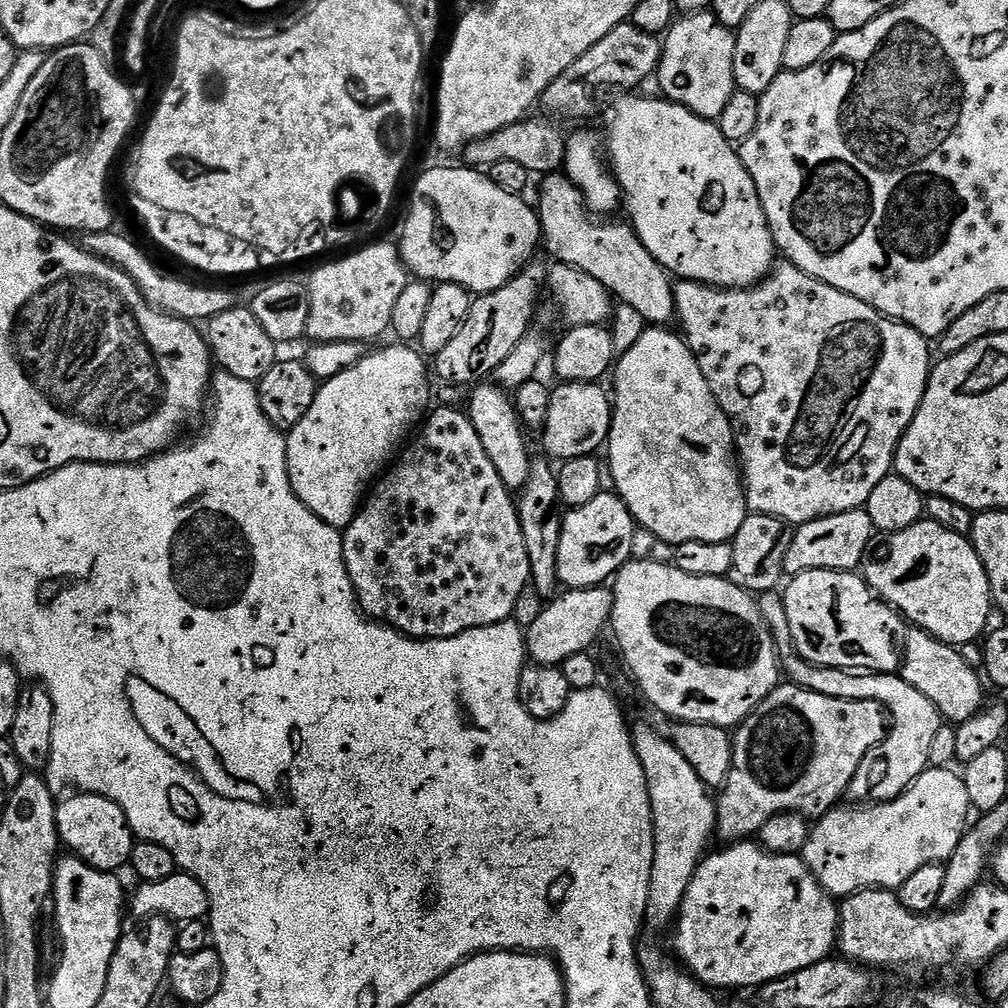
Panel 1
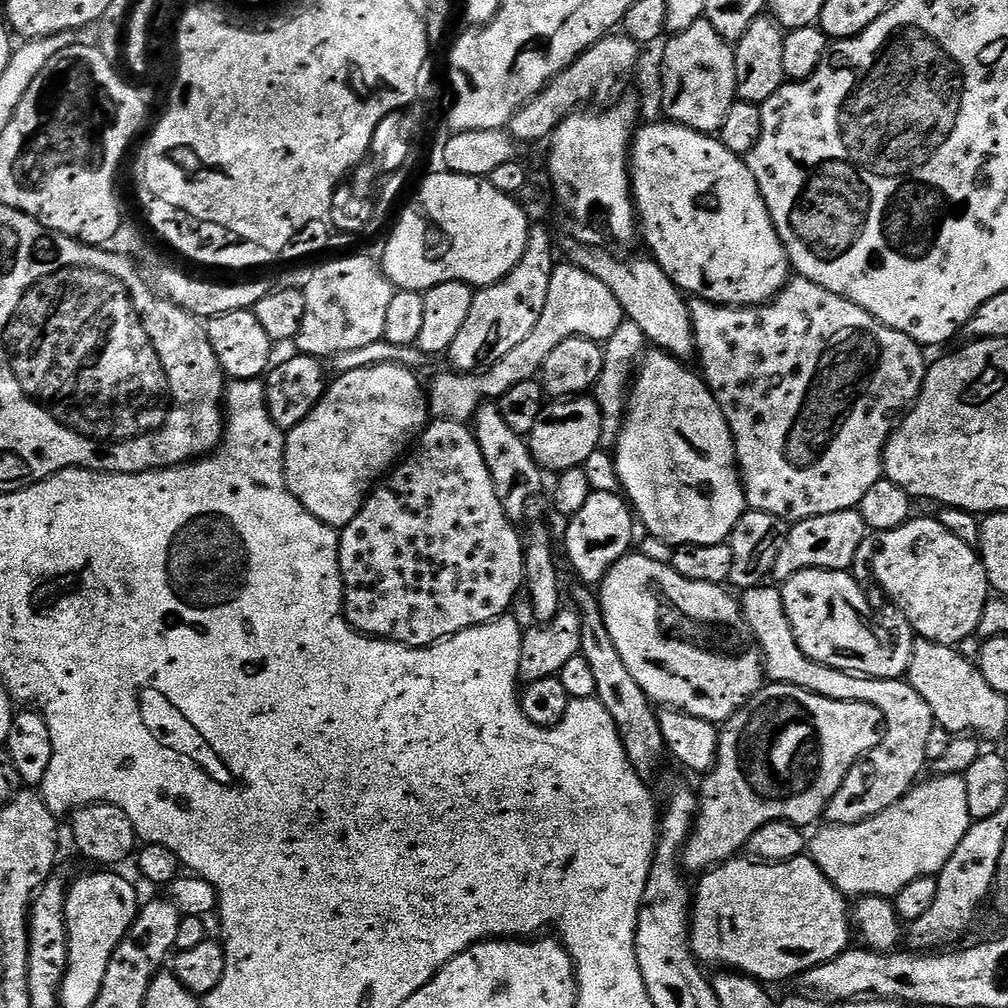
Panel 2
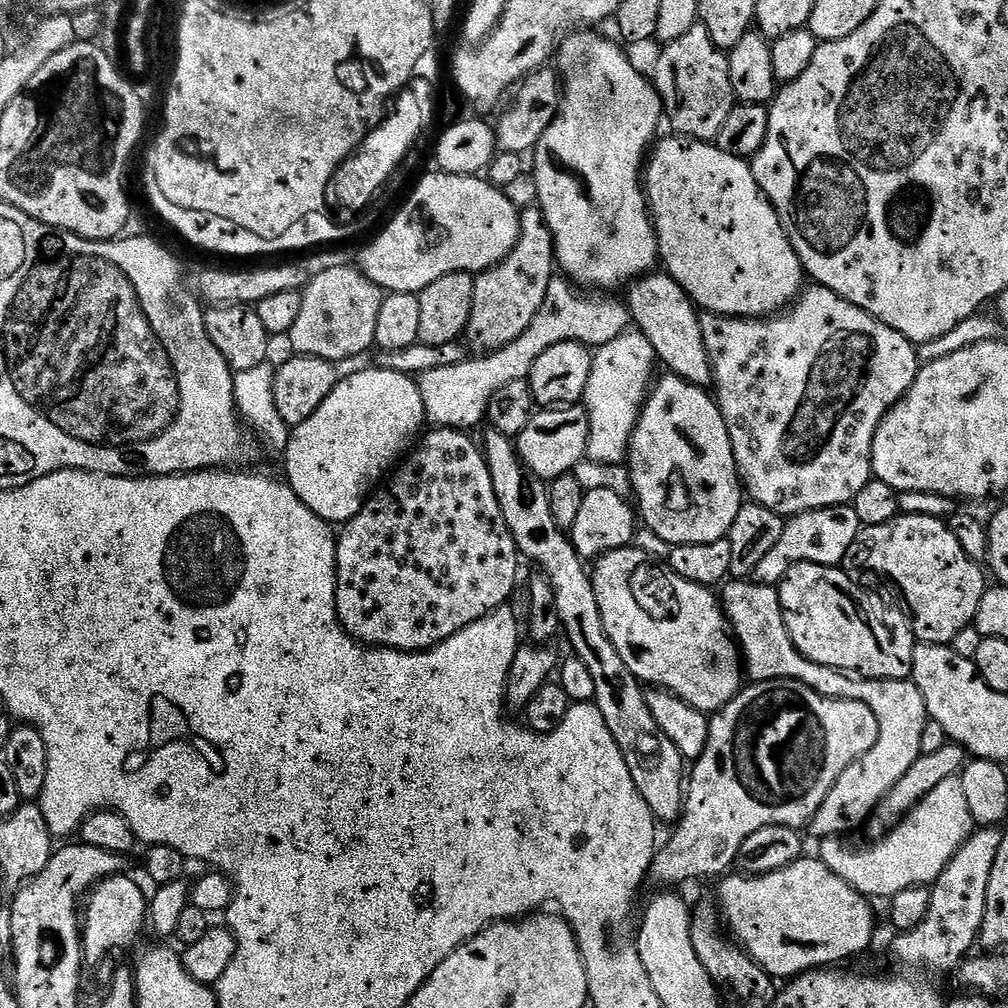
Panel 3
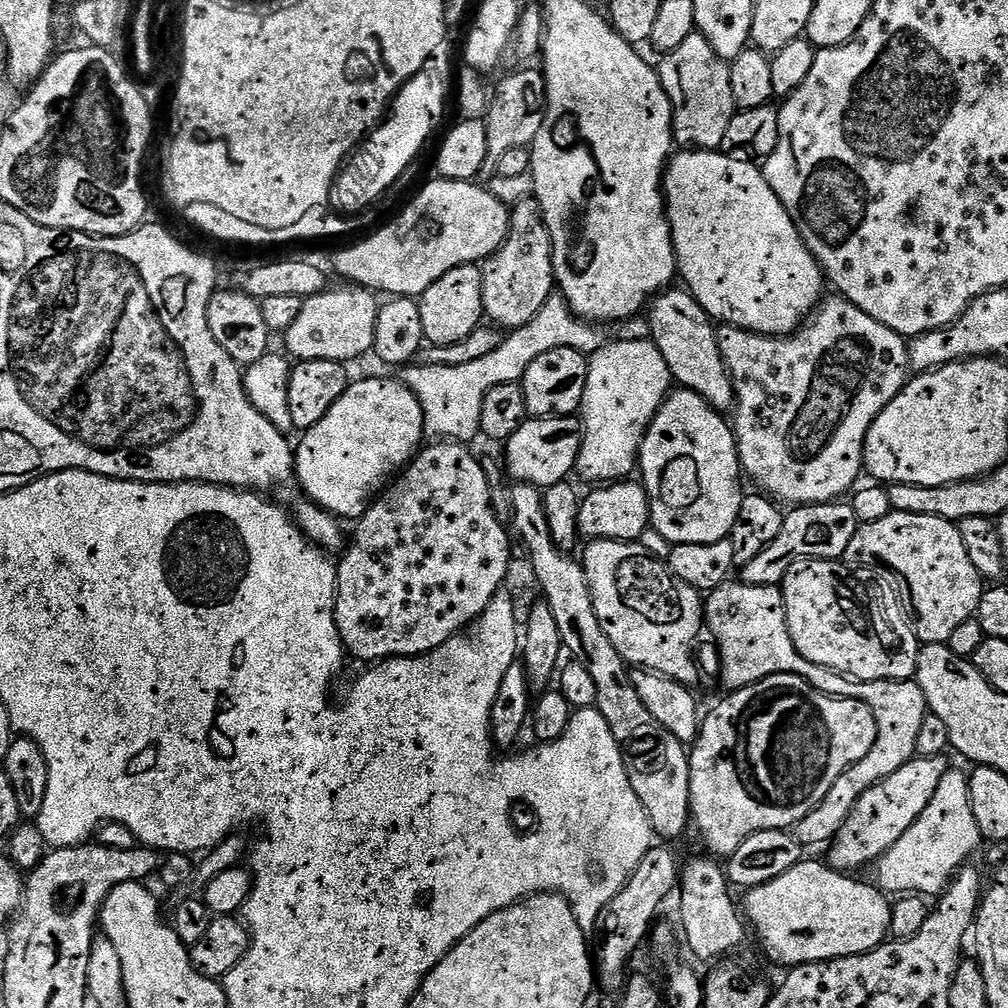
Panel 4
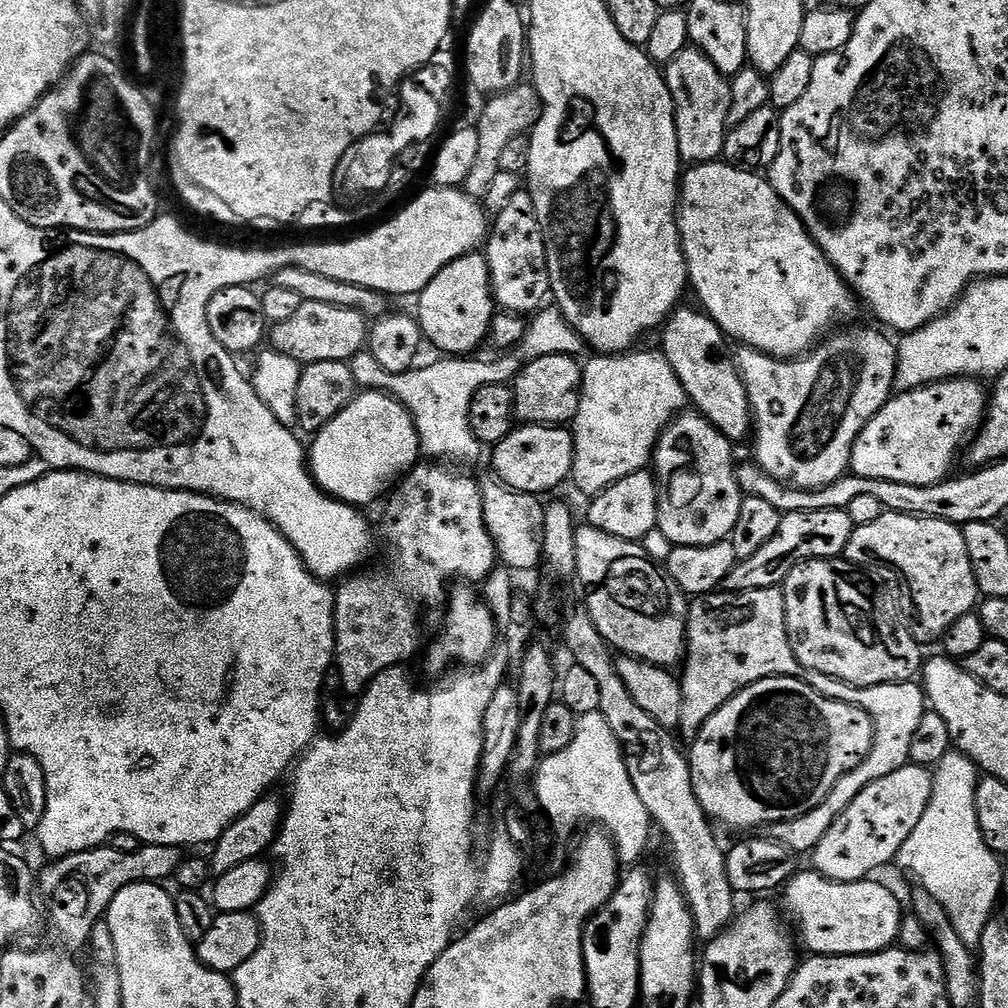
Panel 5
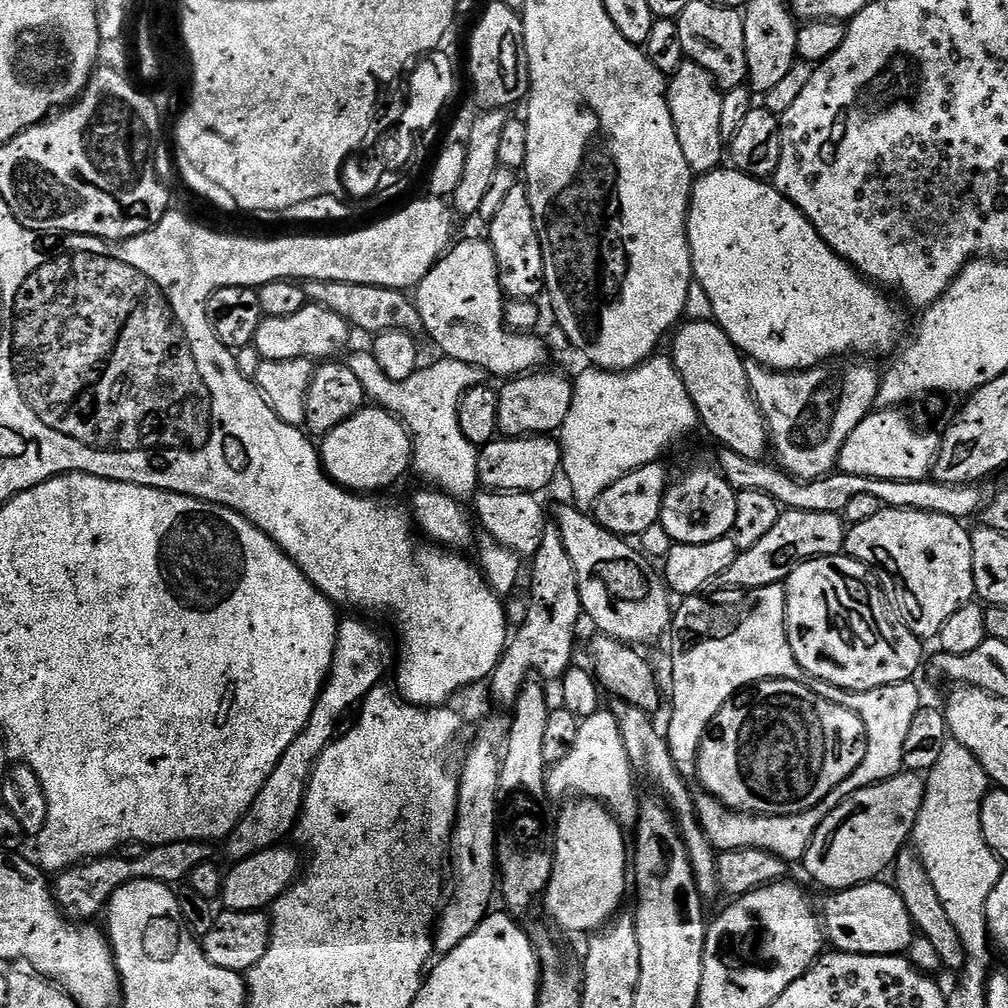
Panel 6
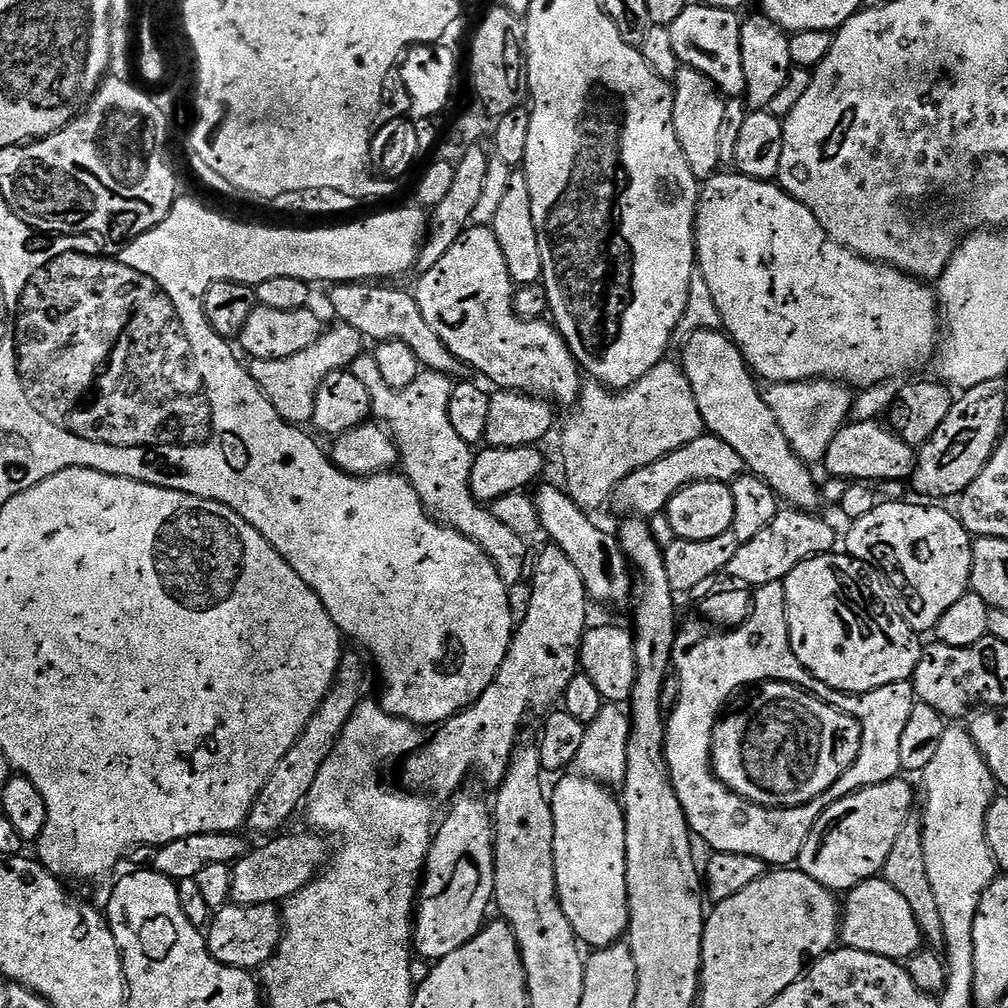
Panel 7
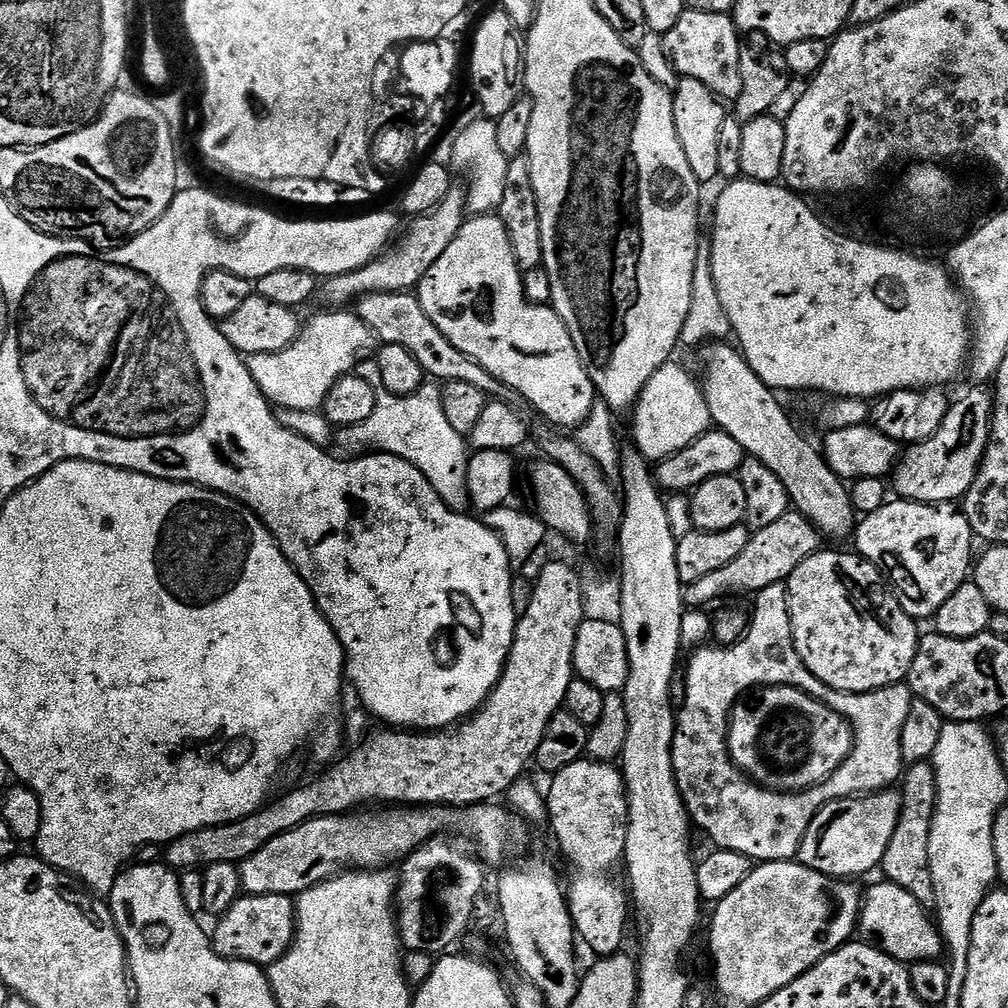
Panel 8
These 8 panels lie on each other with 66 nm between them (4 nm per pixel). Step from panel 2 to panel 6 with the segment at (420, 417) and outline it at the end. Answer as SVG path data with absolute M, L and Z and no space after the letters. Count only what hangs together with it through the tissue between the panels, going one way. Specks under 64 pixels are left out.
M365 406L355 412L346 422L334 426L328 435L319 441L320 462L328 477L357 494L376 494L379 488L388 488L399 476L412 468L412 438L399 417L377 406Z

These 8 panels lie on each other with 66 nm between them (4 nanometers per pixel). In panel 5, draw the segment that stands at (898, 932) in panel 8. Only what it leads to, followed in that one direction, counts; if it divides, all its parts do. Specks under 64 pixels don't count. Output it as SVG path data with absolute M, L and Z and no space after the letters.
M815 870L797 871L783 889L784 904L790 915L796 919L800 927L799 943L809 949L809 953L818 956L869 956L871 952L883 952L885 948L897 943L896 935L900 929L900 900L884 884L879 884L876 878L846 882L839 884L833 880L825 880Z

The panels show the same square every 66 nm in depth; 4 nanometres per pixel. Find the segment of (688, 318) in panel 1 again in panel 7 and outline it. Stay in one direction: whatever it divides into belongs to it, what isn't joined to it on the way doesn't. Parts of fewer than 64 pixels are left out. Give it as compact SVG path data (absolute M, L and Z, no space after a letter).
M799 380L793 384L769 383L763 389L764 401L774 410L786 442L805 462L823 461L830 442L840 433L849 419L854 396L843 383L834 380Z

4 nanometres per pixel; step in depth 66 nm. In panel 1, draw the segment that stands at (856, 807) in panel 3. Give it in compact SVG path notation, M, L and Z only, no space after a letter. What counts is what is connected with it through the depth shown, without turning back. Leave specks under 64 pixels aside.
M765 592L759 597L758 603L768 629L776 640L776 651L779 652L783 671L791 683L799 684L802 688L809 688L812 692L826 694L830 698L843 700L873 700L878 702L890 717L890 727L881 744L874 746L862 758L854 778L850 782L846 793L849 801L860 806L884 804L888 800L896 800L906 789L916 783L916 779L930 767L930 746L934 737L942 726L939 710L910 682L906 682L903 675L886 672L864 672L853 674L843 668L822 668L796 655L792 647L790 622L786 618L786 606L783 595L776 592Z

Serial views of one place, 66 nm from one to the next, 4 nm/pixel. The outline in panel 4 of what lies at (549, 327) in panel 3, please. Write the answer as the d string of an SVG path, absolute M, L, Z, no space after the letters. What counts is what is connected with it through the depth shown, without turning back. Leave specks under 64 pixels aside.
M554 294L550 298L546 298L542 310L534 319L526 322L526 326L511 329L510 335L502 341L493 353L486 357L458 366L411 364L399 371L401 374L398 374L398 378L418 398L424 415L424 430L429 437L439 438L444 442L472 442L475 436L481 435L482 398L486 398L486 390L494 390L494 386L498 386L502 382L523 380L526 374L526 366L530 366L530 362L534 362L534 358L542 358L542 354L550 354L550 350L555 348L569 348L585 354L596 352L610 339L609 333L604 333L600 328L603 327L587 320L581 320L580 317L574 315L571 306L566 302L566 298Z

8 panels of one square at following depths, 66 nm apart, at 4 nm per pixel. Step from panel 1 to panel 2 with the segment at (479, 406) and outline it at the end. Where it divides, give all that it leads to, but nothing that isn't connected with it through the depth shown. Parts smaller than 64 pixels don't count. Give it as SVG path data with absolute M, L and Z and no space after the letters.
M485 402L476 411L474 417L476 441L486 458L490 476L494 478L494 488L498 490L504 509L513 522L520 522L523 516L532 516L540 508L540 495L544 492L545 469L532 457L525 437L510 428L502 416L499 403Z

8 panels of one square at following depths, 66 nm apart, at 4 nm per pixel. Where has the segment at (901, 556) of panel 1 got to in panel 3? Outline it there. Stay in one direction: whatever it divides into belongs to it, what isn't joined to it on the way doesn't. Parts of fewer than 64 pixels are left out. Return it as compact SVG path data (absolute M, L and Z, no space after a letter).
M901 514L890 522L882 522L878 526L861 527L858 538L854 538L854 546L850 546L846 554L844 564L849 569L857 568L860 572L873 568L878 575L885 576L904 595L904 600L908 603L906 612L910 617L912 633L921 644L951 645L952 640L958 638L958 634L962 634L962 630L966 630L973 623L986 589L985 569L968 557L966 550L952 533L951 527L943 519L935 516Z

